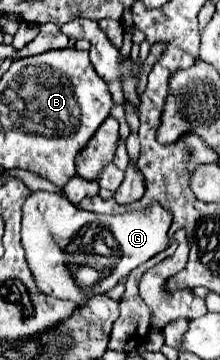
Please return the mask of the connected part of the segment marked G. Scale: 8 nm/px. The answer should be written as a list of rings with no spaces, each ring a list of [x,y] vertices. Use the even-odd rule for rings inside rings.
[[[32,191],[22,207],[22,247],[26,251],[26,263],[32,271],[34,283],[44,295],[84,305],[88,297],[108,293],[132,269],[136,269],[140,263],[148,261],[156,253],[164,251],[168,247],[166,233],[170,223],[172,215],[164,211],[158,203],[154,203],[148,211],[128,211],[122,215],[96,215],[92,211],[76,207],[74,203],[68,203],[68,199],[60,193]],[[100,237],[104,241],[102,247],[98,245]],[[86,241],[90,243],[90,247],[88,253],[84,255],[84,263],[100,273],[100,281],[90,291],[80,291],[74,279],[74,273],[78,269],[76,247]]]

